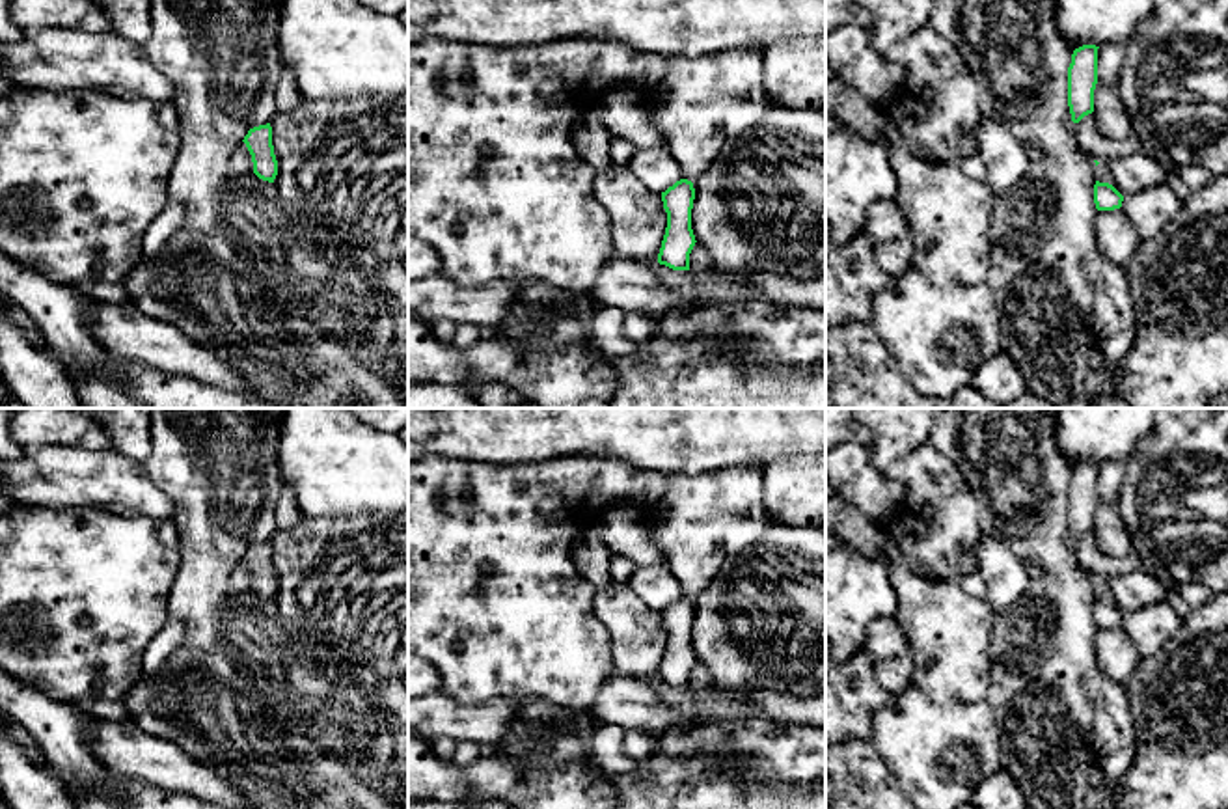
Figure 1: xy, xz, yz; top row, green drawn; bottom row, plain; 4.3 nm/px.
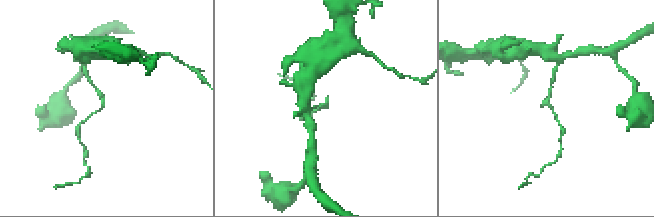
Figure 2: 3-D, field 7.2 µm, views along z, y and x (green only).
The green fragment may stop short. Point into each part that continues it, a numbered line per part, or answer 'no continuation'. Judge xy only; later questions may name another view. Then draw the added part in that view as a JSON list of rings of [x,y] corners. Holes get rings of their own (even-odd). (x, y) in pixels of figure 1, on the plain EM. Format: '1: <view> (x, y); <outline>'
no continuation

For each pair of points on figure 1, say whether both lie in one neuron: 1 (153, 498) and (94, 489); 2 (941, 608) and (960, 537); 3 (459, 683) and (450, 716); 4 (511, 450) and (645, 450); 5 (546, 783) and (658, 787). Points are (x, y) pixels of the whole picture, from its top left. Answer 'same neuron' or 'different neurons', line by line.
1: same neuron
2: different neurons
3: different neurons
4: same neuron
5: different neurons

